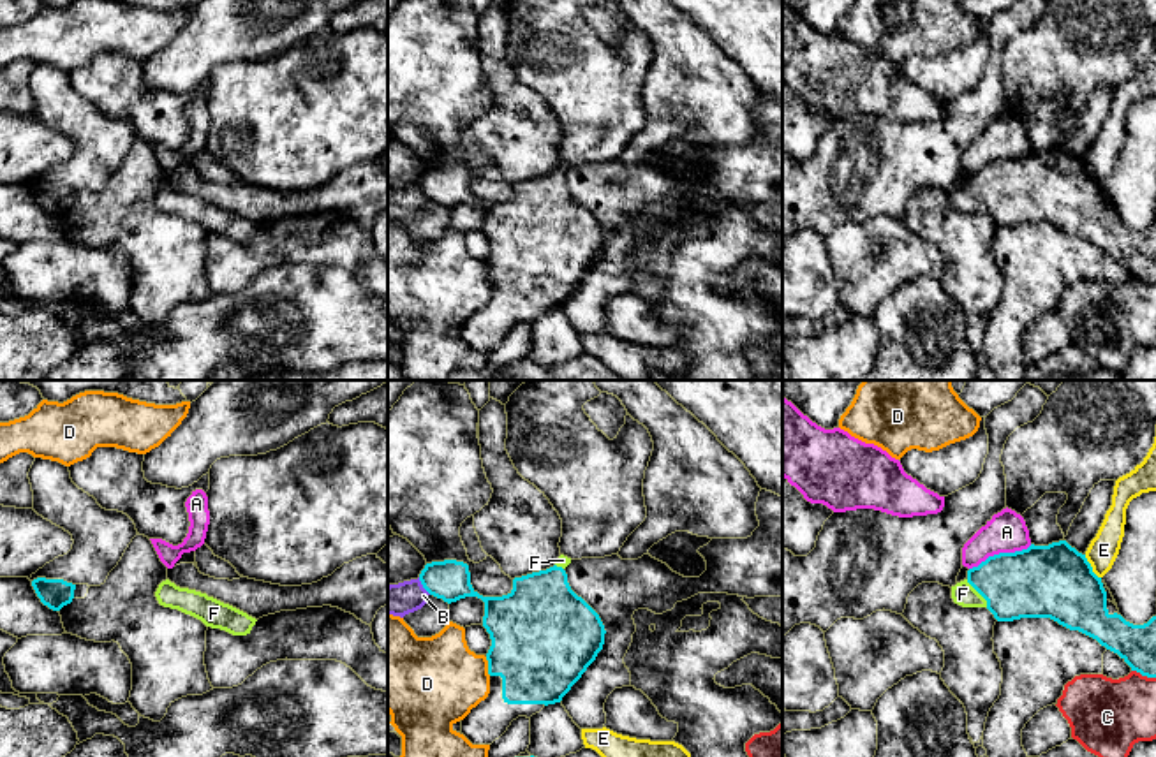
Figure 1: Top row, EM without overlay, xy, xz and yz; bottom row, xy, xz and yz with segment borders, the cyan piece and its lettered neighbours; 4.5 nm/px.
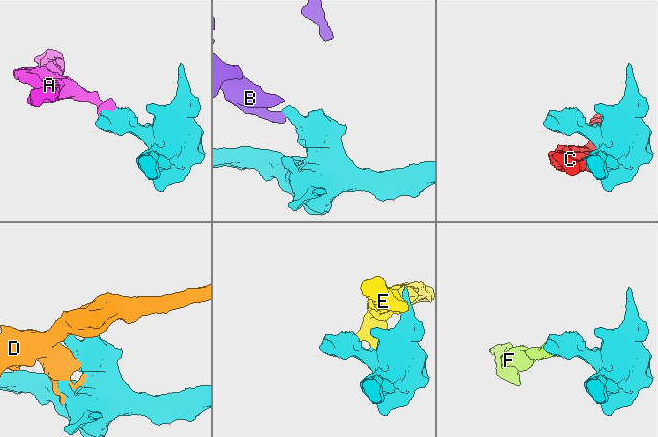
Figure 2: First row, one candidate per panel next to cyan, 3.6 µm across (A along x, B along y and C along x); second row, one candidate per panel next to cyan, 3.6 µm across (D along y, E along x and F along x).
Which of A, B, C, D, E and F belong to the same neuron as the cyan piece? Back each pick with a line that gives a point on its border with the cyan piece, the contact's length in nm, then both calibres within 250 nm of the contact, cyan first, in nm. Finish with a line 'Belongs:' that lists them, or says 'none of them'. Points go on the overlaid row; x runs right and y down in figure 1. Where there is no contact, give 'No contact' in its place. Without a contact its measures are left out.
F: Touches cyan at yz (978, 592). Shared border 160 nm. Thickness 320 nm (cyan) against 110 nm
Belongs: F

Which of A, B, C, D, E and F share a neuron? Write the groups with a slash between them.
A / B / C / D / E / F

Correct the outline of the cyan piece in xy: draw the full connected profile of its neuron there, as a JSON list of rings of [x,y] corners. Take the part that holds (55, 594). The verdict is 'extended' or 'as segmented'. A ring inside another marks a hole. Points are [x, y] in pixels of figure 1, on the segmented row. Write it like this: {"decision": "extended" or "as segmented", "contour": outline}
{"decision": "as segmented", "contour": [[[46,577],[33,579],[32,586],[41,602],[53,611],[60,611],[63,606],[70,604],[76,590],[76,584],[72,583]]]}

